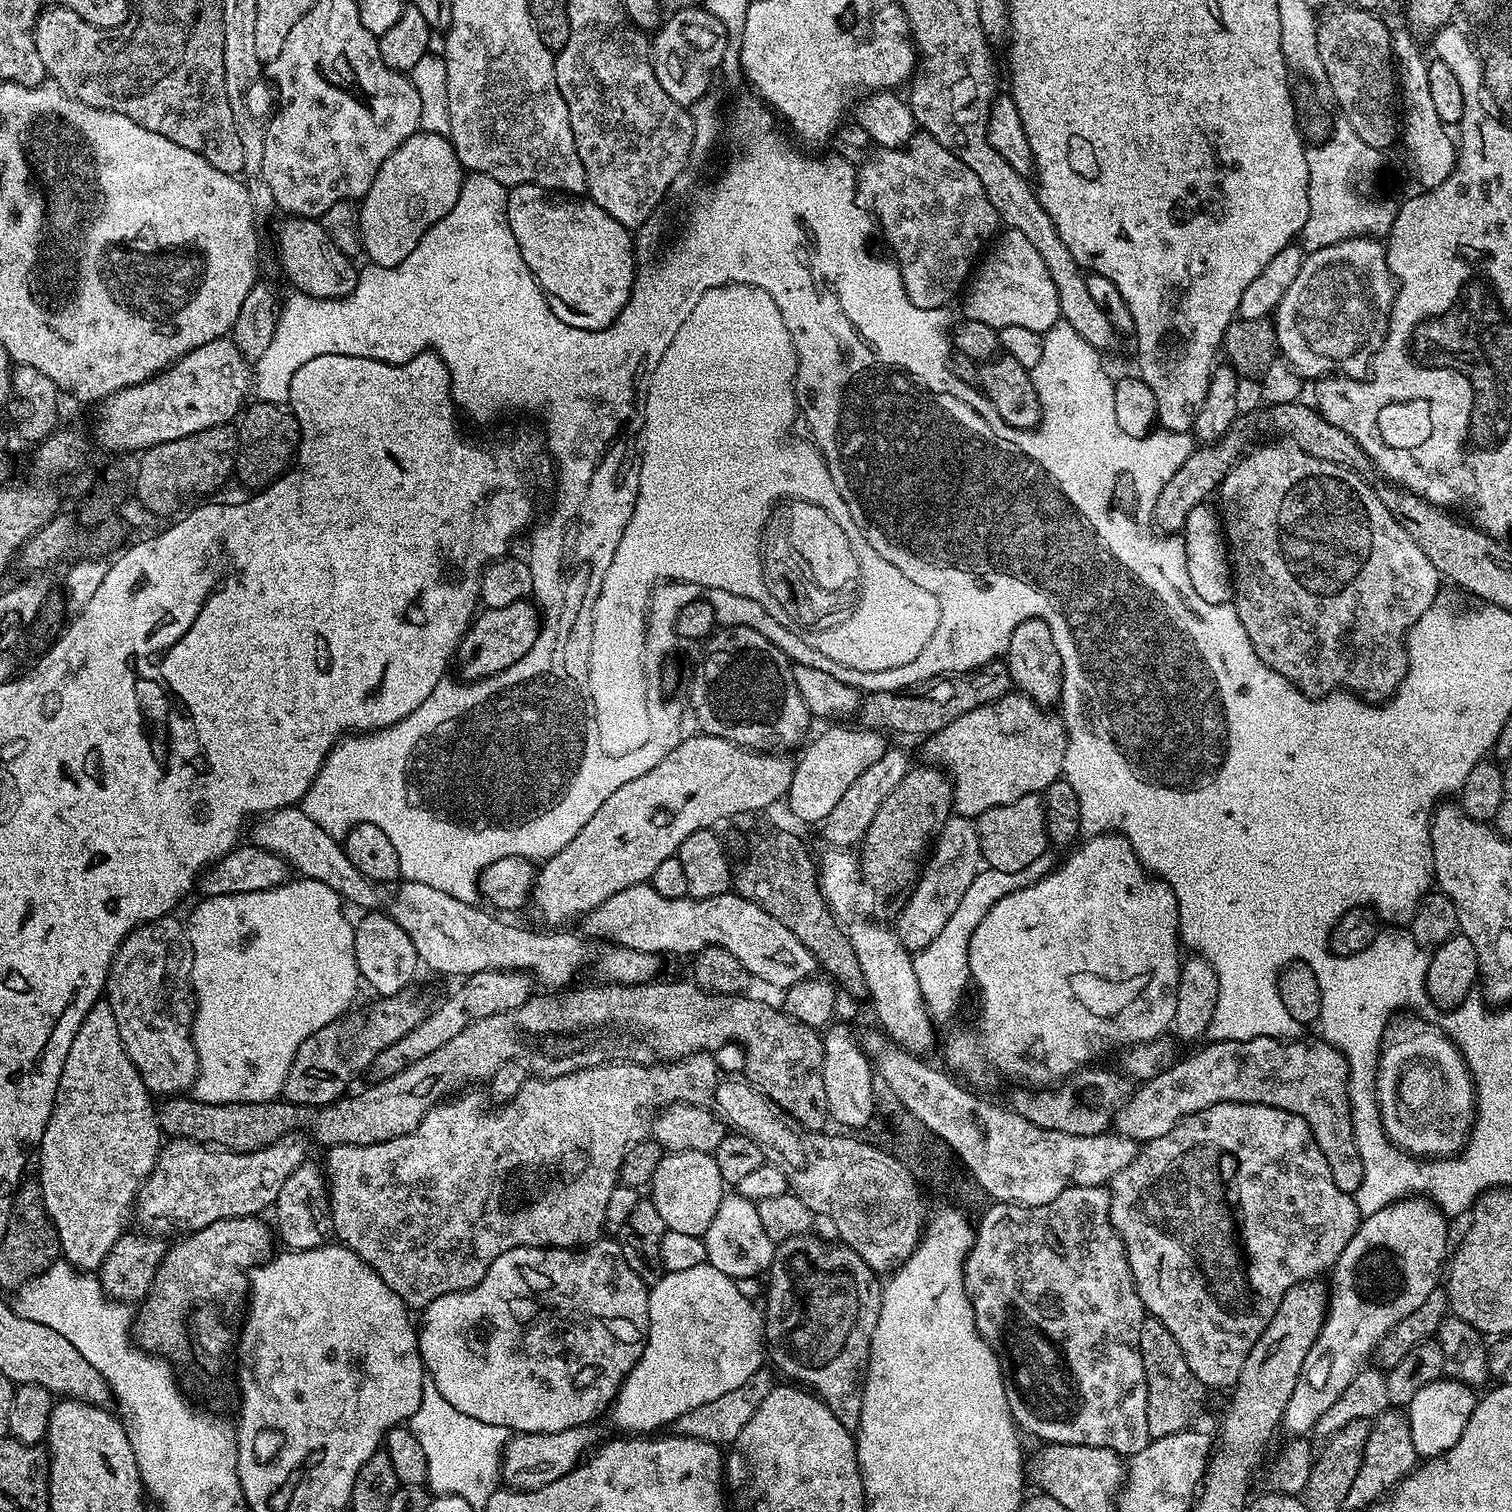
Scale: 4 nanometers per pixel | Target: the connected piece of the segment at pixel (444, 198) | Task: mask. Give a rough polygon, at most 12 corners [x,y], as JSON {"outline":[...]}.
{"outline":[[417,130],[359,201],[360,242],[397,268],[458,202],[447,135]]}

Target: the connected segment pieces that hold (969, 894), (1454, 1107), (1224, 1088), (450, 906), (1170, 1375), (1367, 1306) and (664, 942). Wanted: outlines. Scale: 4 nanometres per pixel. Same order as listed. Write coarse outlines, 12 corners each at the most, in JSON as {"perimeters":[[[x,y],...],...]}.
{"perimeters":[[[980,870],[942,932],[913,955],[928,1015],[950,1019],[969,985],[968,943],[990,906],[1053,871]],[[1443,1033],[1386,1046],[1381,1124],[1418,1158],[1457,1155],[1475,1085]],[[1325,1039],[1208,1042],[1143,1081],[1115,1131],[1160,1138],[1215,1104],[1298,1114],[1338,1190],[1362,1158]],[[303,807],[251,843],[383,910],[444,976],[527,970],[568,984],[575,931],[530,932],[426,882],[371,880]],[[1140,1327],[1150,1434],[1193,1427],[1206,1389],[1174,1334]],[[1444,1213],[1361,1219],[1282,1421],[1311,1433],[1377,1342],[1437,1290]],[[635,884],[578,928],[621,948],[725,948],[787,990],[816,955],[732,890],[663,897]]]}

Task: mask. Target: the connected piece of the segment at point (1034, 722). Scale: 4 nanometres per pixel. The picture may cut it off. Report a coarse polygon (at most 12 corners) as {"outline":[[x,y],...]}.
{"outline":[[1023,694],[923,741],[955,815],[1043,794],[1068,729]]}

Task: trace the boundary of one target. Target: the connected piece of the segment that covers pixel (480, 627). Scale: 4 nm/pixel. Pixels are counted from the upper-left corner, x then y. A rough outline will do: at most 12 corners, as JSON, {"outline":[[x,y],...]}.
{"outline":[[529,599],[479,611],[455,655],[463,681],[516,664],[540,636]]}

